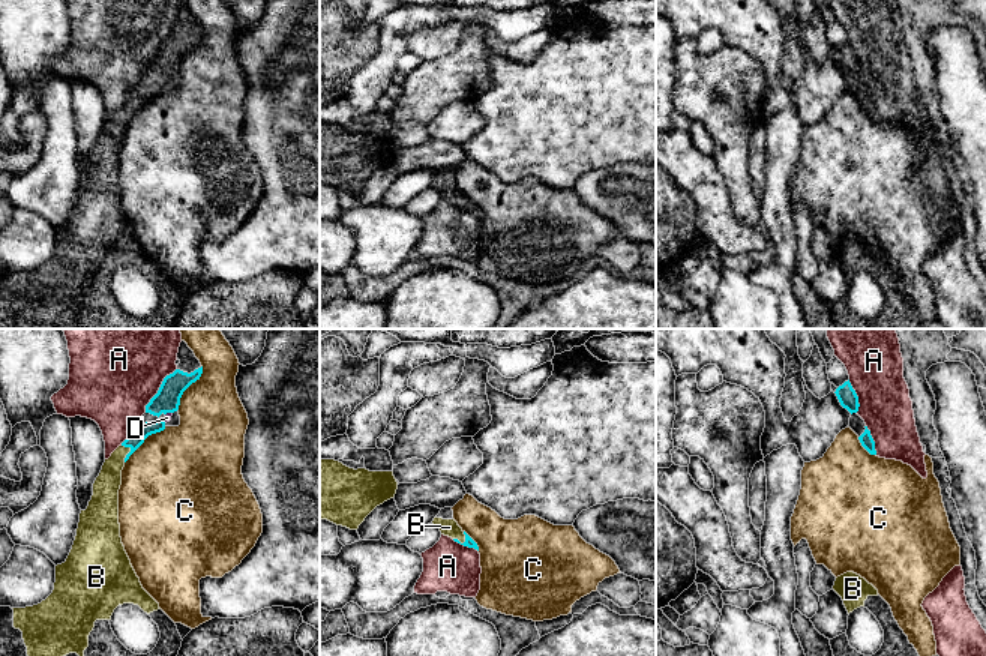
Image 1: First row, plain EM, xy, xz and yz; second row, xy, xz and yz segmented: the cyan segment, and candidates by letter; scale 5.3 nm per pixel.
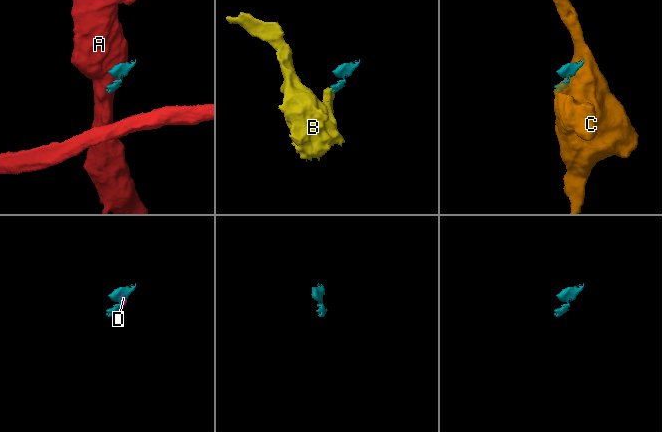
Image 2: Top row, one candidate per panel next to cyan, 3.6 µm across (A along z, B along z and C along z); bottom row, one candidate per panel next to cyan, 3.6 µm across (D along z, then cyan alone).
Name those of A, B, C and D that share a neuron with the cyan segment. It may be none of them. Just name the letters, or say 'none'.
B, D

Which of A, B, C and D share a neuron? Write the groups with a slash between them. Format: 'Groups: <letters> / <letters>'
Groups: A / B D / C

